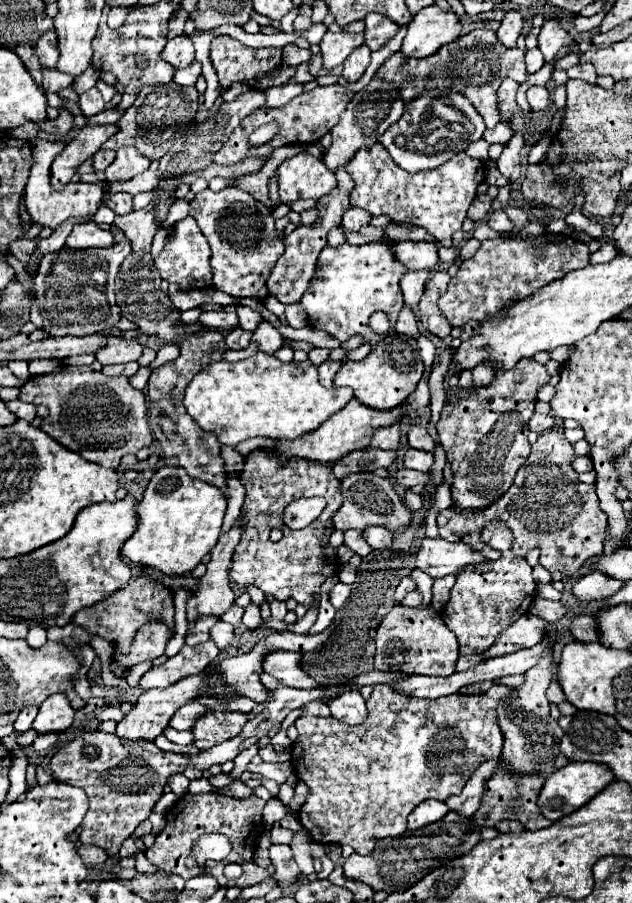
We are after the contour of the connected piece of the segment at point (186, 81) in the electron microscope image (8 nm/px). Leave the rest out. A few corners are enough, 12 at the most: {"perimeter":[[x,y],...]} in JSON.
{"perimeter":[[193,62],[185,70],[175,70],[173,82],[193,86],[201,64]]}

